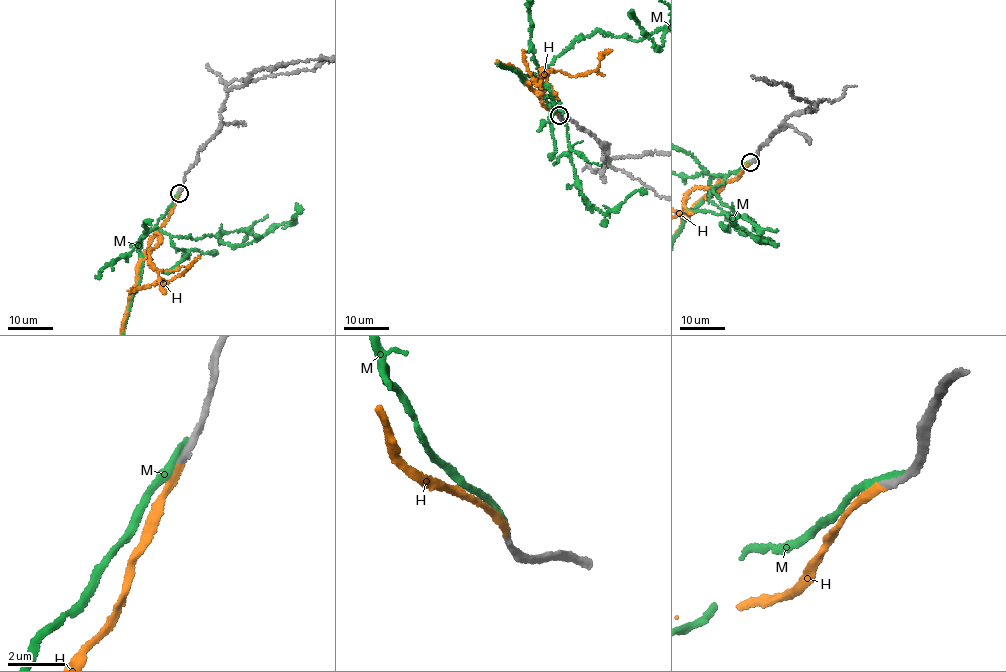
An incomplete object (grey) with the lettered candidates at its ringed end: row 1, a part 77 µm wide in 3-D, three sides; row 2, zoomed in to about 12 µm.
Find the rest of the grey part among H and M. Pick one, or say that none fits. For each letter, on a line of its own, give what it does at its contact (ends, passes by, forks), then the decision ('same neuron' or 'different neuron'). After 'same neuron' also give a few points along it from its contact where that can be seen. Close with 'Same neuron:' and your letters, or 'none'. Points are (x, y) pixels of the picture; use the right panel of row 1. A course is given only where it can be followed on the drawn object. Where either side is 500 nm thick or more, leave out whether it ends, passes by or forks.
H: it ends; same neuron
M: it ends; different neuron
Same neuron: H

